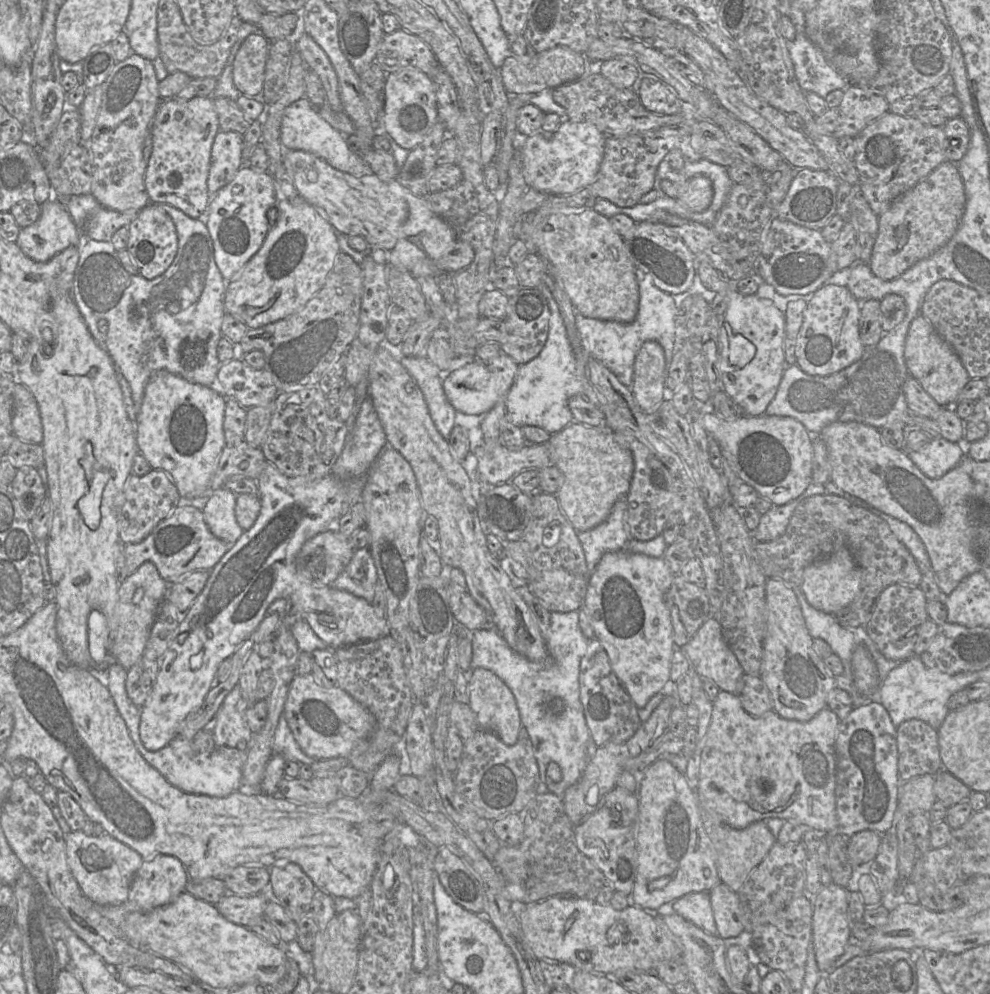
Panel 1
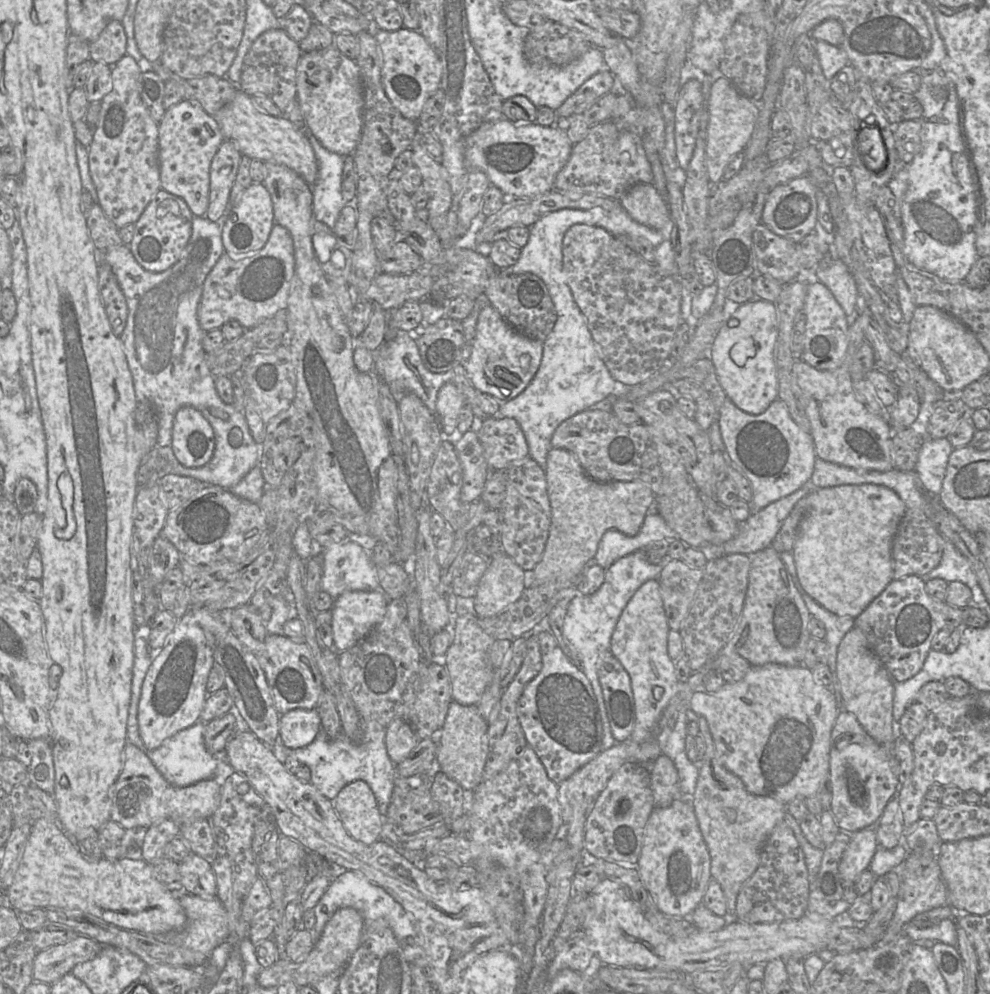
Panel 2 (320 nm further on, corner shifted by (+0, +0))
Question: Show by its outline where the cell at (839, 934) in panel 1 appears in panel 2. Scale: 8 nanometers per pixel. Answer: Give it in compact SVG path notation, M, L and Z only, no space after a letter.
M868 827L851 834L851 841L839 864L843 887L855 885L860 874L867 870L878 849L875 827Z

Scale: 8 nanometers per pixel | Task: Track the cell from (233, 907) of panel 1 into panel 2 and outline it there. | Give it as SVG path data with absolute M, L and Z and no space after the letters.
M190 852L179 862L183 890L203 899L217 897L216 877L208 859Z

